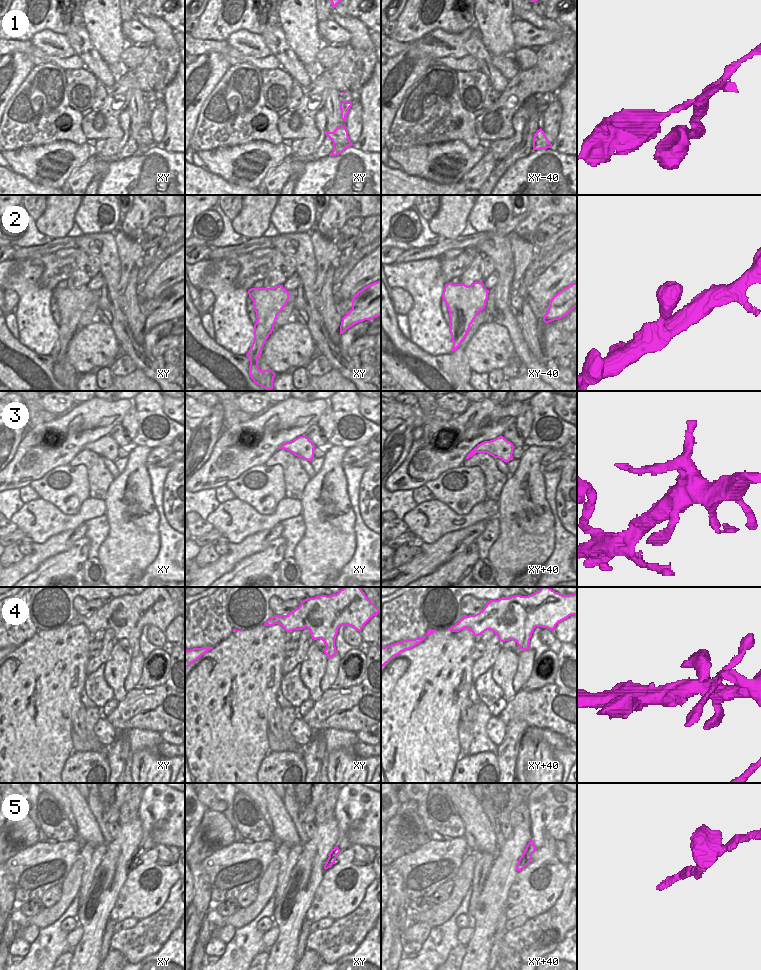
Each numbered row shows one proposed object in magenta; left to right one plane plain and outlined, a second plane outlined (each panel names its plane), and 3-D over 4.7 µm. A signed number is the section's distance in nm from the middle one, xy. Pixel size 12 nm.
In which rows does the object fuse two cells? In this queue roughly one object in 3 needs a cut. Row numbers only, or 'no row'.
1, 3

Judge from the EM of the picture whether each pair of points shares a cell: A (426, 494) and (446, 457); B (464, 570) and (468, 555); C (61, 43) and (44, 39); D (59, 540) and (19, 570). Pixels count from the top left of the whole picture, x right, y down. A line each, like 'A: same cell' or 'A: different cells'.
A: different cells
B: same cell
C: same cell
D: same cell

